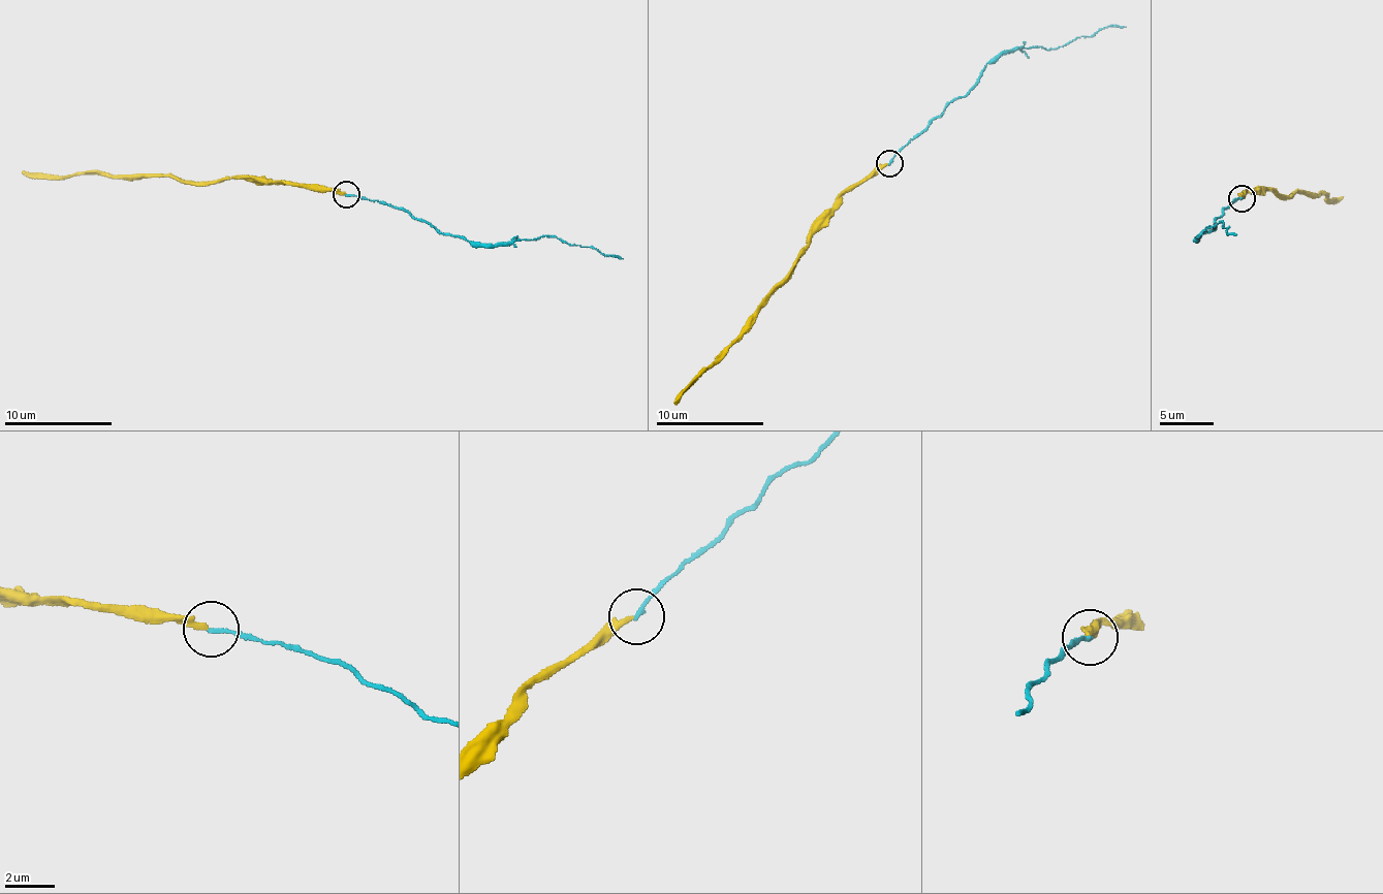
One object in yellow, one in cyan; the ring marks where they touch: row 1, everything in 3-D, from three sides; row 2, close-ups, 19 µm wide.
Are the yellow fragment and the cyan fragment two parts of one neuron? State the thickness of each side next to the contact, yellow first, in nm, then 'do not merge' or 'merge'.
220 nm thick on the yellow side, 140 nm on the other; do not merge

